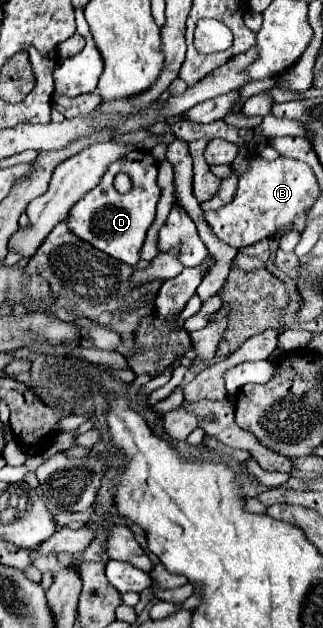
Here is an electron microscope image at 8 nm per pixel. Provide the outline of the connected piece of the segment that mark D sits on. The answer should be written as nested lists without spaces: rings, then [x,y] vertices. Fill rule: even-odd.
[[[137,151],[137,157],[123,157],[107,169],[105,177],[101,183],[91,189],[81,201],[77,201],[67,217],[67,227],[73,235],[79,239],[91,243],[99,251],[127,263],[127,265],[137,265],[139,263],[139,253],[147,235],[149,225],[155,219],[155,207],[159,201],[159,187],[157,187],[157,161],[149,151]],[[123,171],[131,175],[133,179],[133,191],[121,195],[113,189],[113,177]]]

